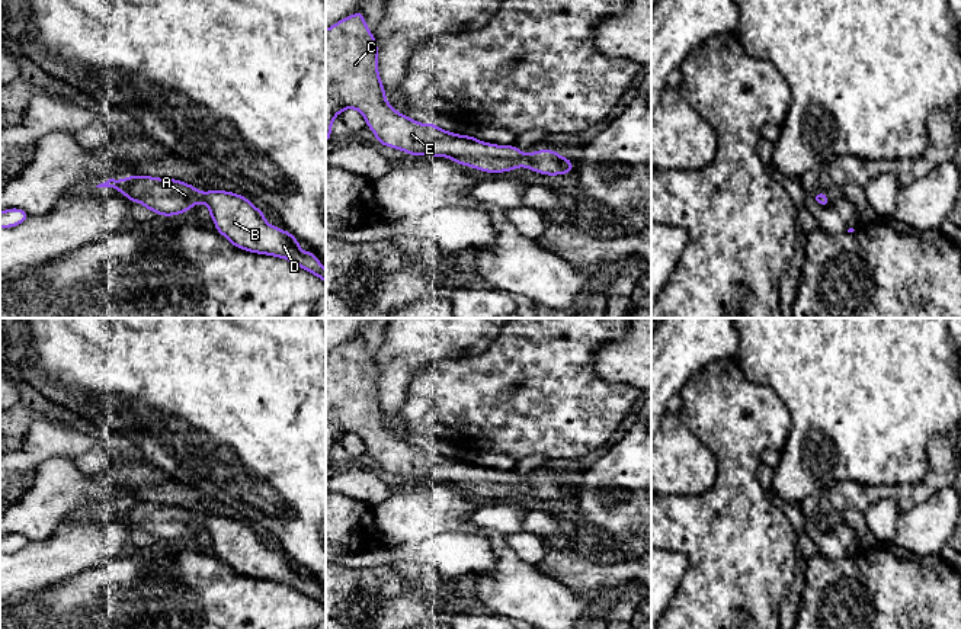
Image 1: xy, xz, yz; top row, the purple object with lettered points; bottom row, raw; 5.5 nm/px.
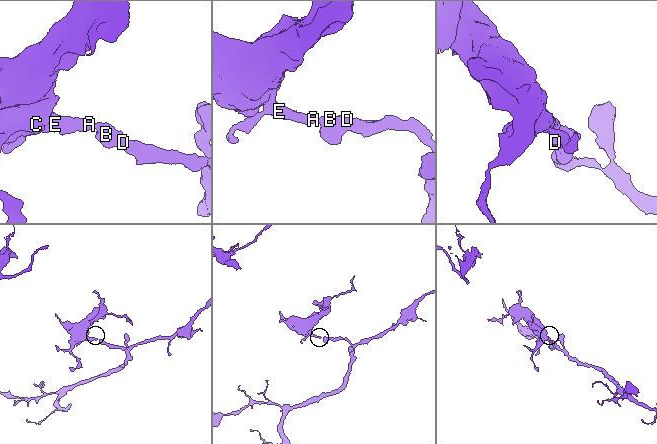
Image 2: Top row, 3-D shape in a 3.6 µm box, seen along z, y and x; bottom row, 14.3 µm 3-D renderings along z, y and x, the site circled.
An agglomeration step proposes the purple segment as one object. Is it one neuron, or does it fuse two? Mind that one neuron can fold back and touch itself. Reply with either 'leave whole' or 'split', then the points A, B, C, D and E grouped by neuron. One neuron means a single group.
leave whole; groups A B C D E

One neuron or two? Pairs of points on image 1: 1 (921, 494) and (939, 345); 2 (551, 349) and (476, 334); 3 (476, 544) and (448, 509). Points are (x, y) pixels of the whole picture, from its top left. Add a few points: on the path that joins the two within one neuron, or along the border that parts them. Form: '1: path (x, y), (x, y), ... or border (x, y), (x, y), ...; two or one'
1: border (916, 484), (881, 485); two
2: border (500, 333), (483, 352), (464, 355); two
3: border (432, 538), (444, 530), (479, 532), (493, 552); two

